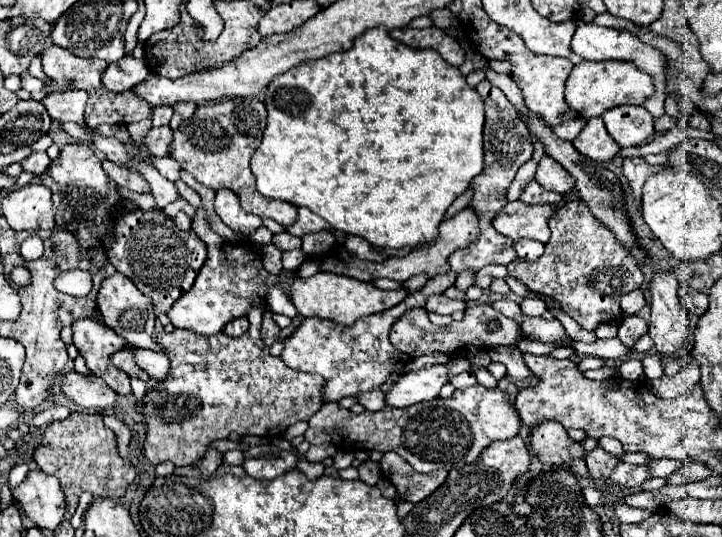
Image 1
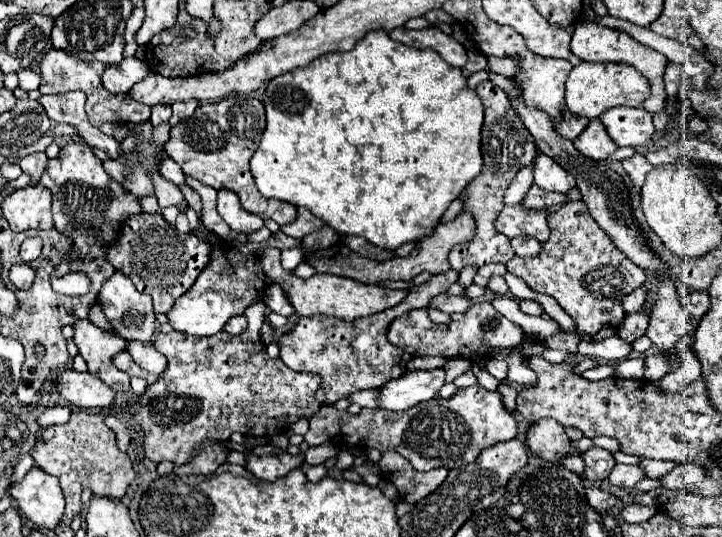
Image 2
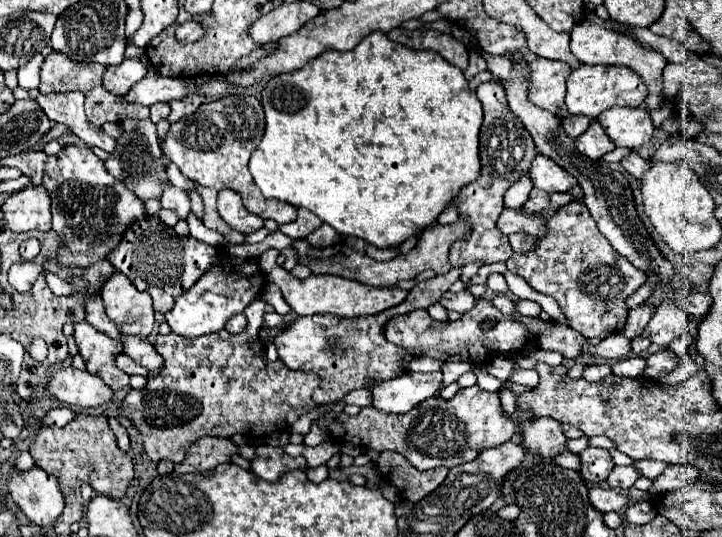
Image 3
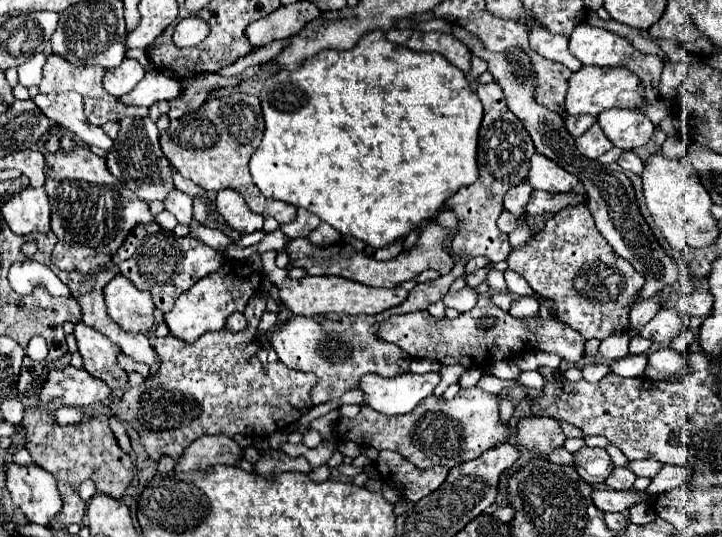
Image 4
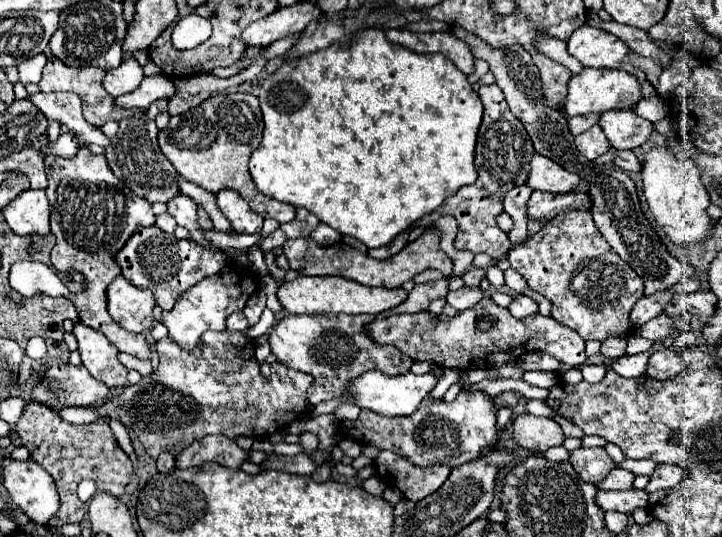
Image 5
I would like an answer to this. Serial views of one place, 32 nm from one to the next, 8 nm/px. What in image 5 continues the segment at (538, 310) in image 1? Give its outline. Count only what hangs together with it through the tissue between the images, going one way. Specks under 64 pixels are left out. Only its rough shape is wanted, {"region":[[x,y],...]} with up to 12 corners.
{"region":[[516,296],[508,310],[514,318],[538,314],[530,296]]}

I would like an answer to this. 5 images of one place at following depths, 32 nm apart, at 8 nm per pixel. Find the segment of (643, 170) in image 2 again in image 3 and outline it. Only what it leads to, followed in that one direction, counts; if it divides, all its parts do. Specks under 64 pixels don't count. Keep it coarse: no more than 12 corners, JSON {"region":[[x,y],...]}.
{"region":[[632,152],[620,164],[630,176],[642,182],[650,162]]}

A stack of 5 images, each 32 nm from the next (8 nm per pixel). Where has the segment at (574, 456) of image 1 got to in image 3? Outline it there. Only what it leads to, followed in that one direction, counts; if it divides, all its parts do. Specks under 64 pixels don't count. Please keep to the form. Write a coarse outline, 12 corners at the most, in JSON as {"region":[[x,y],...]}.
{"region":[[554,418],[522,428],[524,446],[546,460],[566,452],[568,438]]}

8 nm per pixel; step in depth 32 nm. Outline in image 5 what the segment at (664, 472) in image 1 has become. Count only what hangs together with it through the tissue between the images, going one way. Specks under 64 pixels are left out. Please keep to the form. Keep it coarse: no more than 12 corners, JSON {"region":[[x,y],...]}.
{"region":[[624,460],[622,468],[650,476],[658,468],[652,460]]}

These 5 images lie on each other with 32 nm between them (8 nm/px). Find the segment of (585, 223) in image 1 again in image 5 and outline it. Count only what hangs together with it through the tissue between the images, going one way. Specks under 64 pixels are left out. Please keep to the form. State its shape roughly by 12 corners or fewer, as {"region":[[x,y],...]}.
{"region":[[564,210],[510,266],[584,340],[632,330],[644,280]]}

